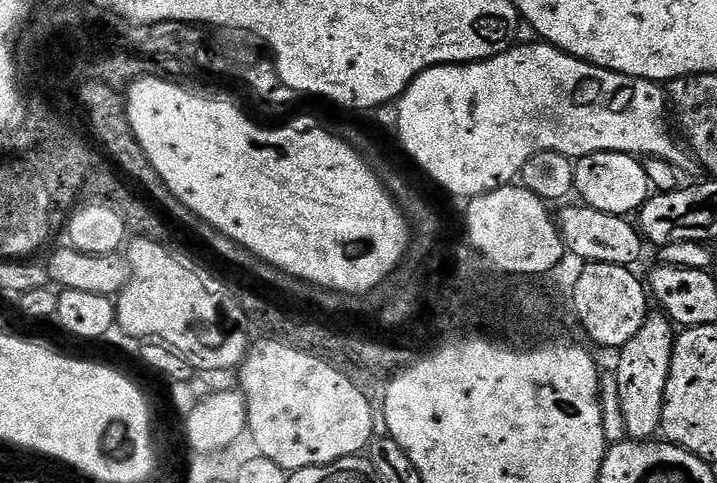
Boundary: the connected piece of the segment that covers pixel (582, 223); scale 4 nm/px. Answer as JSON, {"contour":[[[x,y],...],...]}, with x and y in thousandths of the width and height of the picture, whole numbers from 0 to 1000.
{"contour":[[[809,418],[802,420],[794,420],[791,427],[787,427],[794,427],[794,431],[784,433],[781,447],[778,439],[778,470],[781,474],[781,491],[787,495],[788,516],[796,528],[799,522],[809,536],[809,542],[823,547],[868,547],[872,551],[886,549],[886,538],[897,526],[898,513],[901,516],[901,499],[894,489],[891,470],[880,453],[858,447],[856,443],[845,443],[840,435],[828,435]]]}

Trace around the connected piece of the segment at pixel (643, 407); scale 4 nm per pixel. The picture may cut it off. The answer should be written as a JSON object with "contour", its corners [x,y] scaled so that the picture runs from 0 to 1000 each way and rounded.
{"contour":[[[925,650],[905,652],[898,673],[873,716],[863,723],[856,776],[859,822],[868,849],[870,892],[877,913],[908,913],[921,894],[926,810],[934,774],[940,673]]]}

